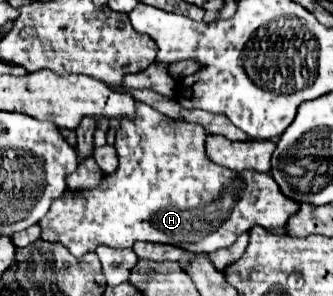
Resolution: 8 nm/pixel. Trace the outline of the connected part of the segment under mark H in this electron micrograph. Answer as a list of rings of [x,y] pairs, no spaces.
[[[136,102],[134,118],[124,116],[116,130],[116,156],[118,168],[110,176],[102,176],[100,184],[92,190],[70,192],[66,190],[60,198],[50,204],[50,210],[44,218],[38,220],[42,228],[40,240],[58,242],[70,250],[74,258],[80,258],[88,252],[94,252],[96,246],[110,248],[132,248],[134,242],[156,242],[156,244],[172,244],[186,252],[214,252],[220,248],[228,248],[236,242],[240,234],[250,230],[252,226],[264,228],[282,228],[288,218],[298,212],[298,204],[288,200],[270,174],[260,174],[254,170],[234,172],[214,164],[206,156],[204,148],[206,130],[200,124],[190,124],[184,120],[174,120],[148,104]]]

